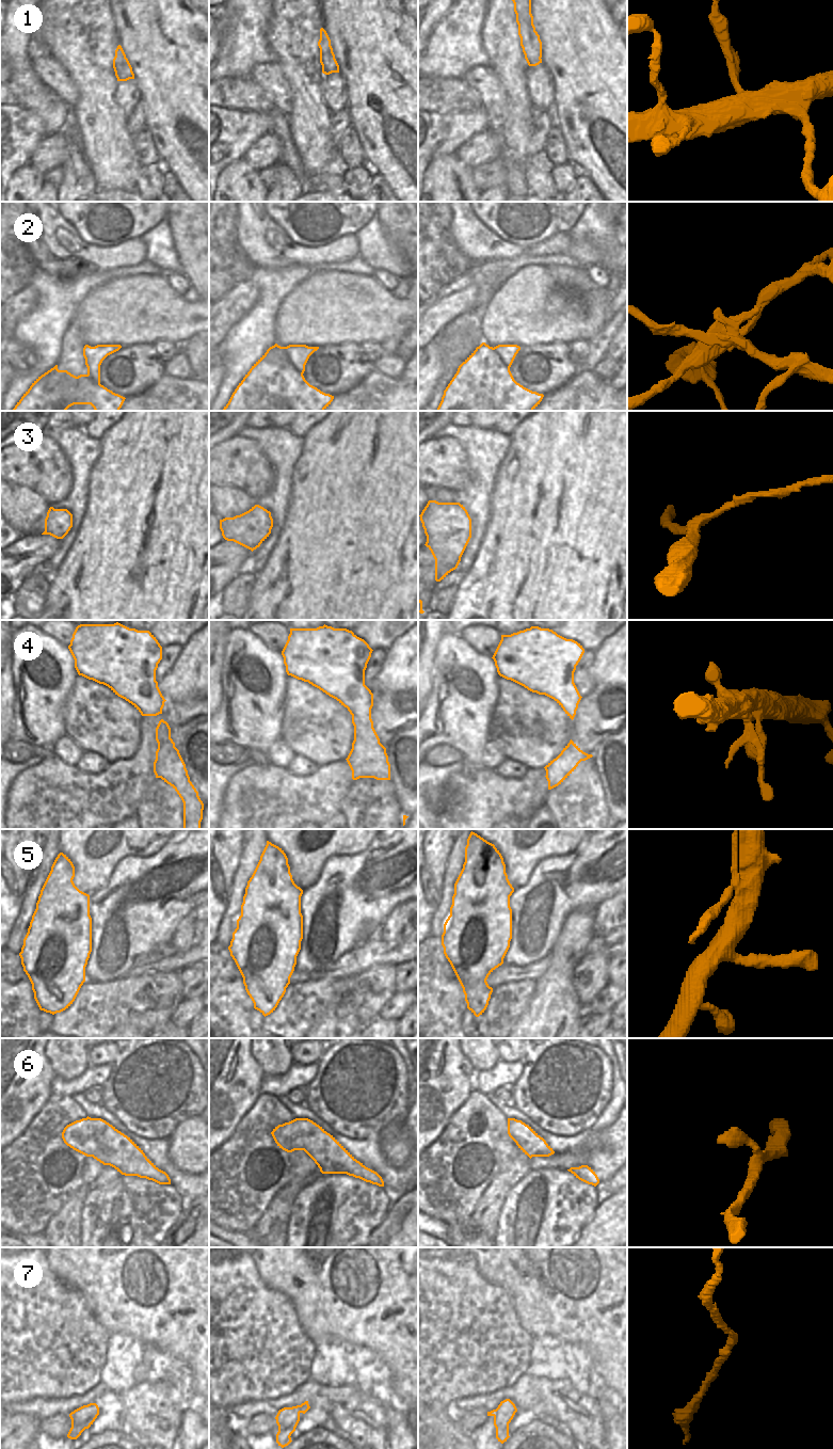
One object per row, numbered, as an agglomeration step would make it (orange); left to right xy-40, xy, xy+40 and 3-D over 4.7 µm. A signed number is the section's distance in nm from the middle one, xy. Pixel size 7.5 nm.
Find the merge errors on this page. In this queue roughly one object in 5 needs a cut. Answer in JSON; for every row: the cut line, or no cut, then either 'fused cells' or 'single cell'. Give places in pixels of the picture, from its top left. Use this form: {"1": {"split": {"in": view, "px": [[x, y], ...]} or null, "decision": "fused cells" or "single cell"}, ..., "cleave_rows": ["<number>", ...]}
{"1": {"split": {"in": "xy", "px": [[334, 57], [331, 59], [330, 64], [322, 68]]}, "decision": "fused cells"}, "2": {"split": {"in": "xy", "px": [[285, 347], [289, 360], [302, 375]]}, "decision": "fused cells"}, "3": {"split": null, "decision": "single cell"}, "4": {"split": null, "decision": "single cell"}, "5": {"split": null, "decision": "single cell"}, "6": {"split": null, "decision": "single cell"}, "7": {"split": null, "decision": "single cell"}, "cleave_rows": ["1", "2"]}

